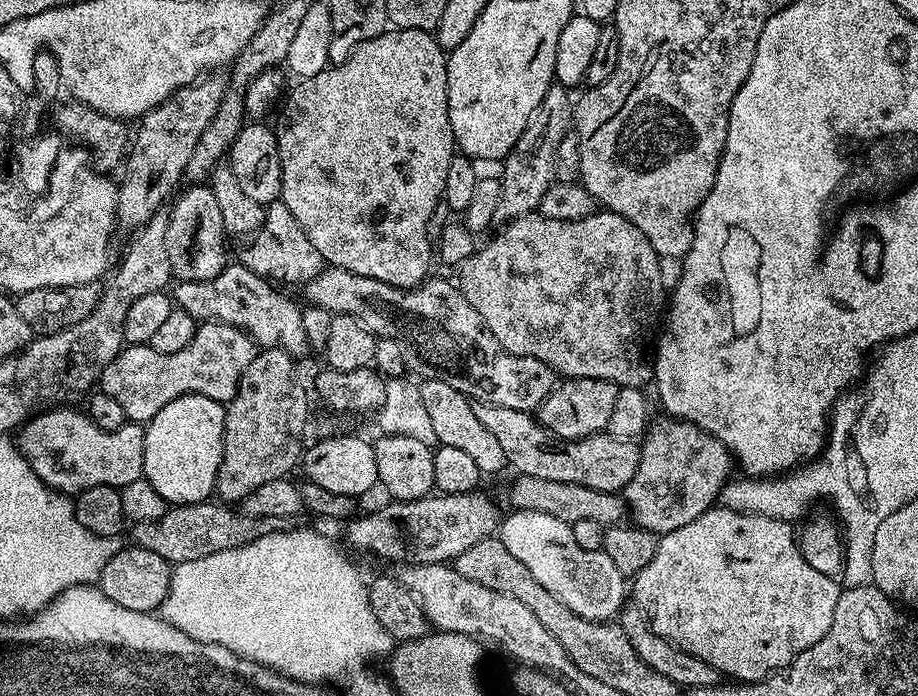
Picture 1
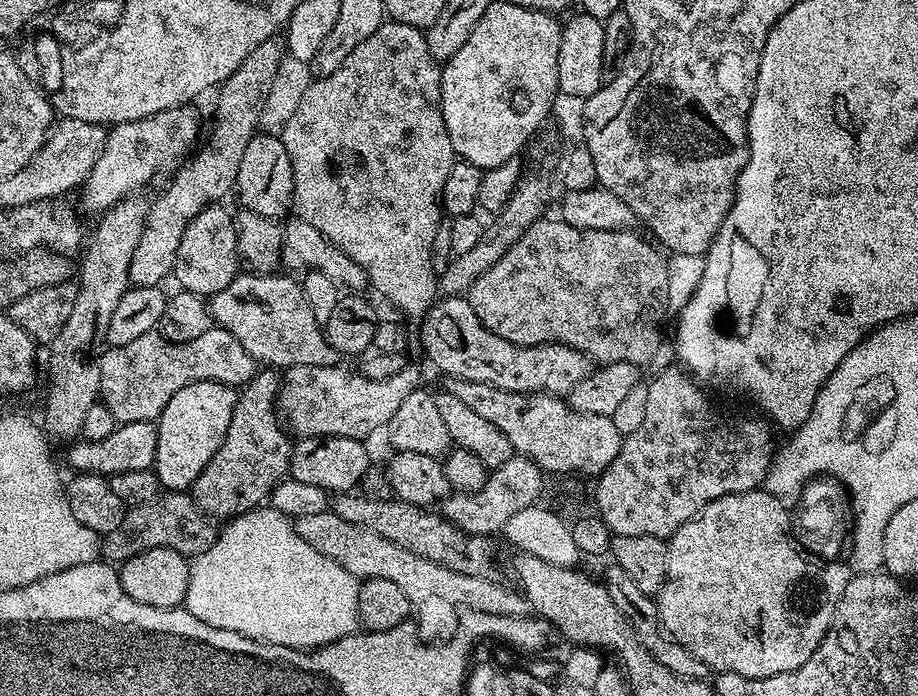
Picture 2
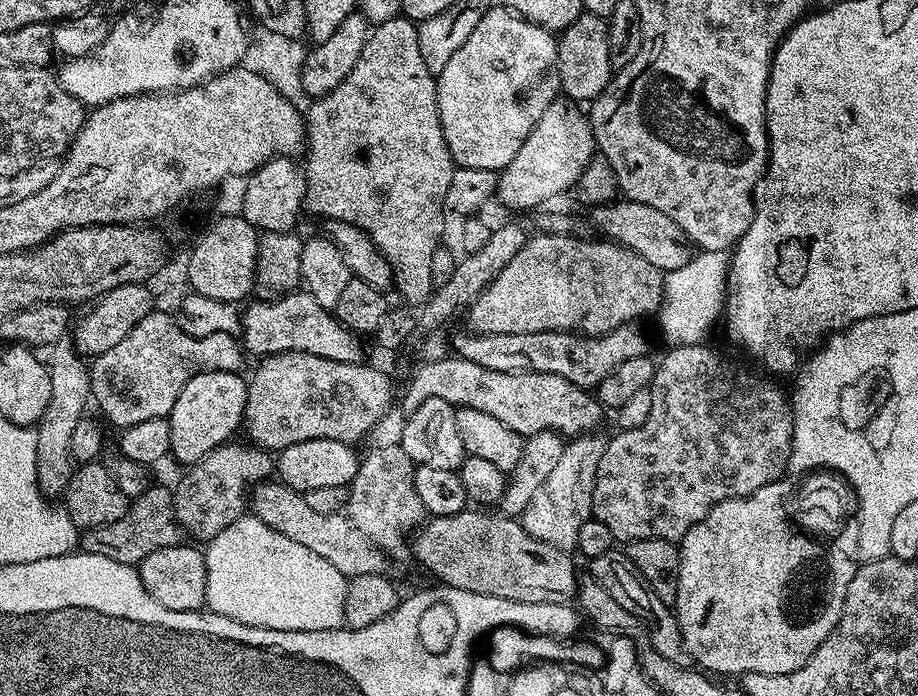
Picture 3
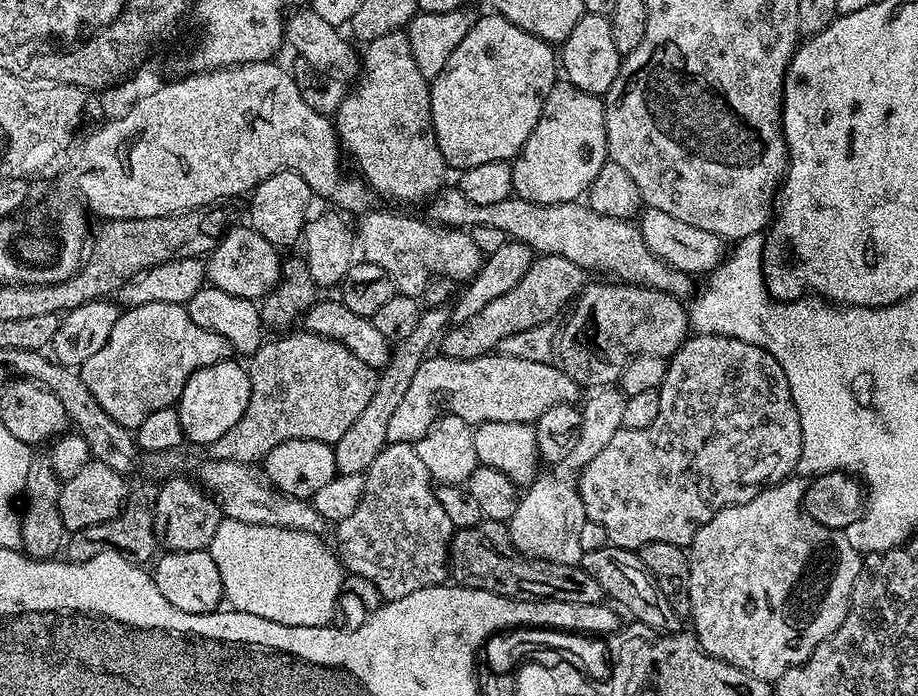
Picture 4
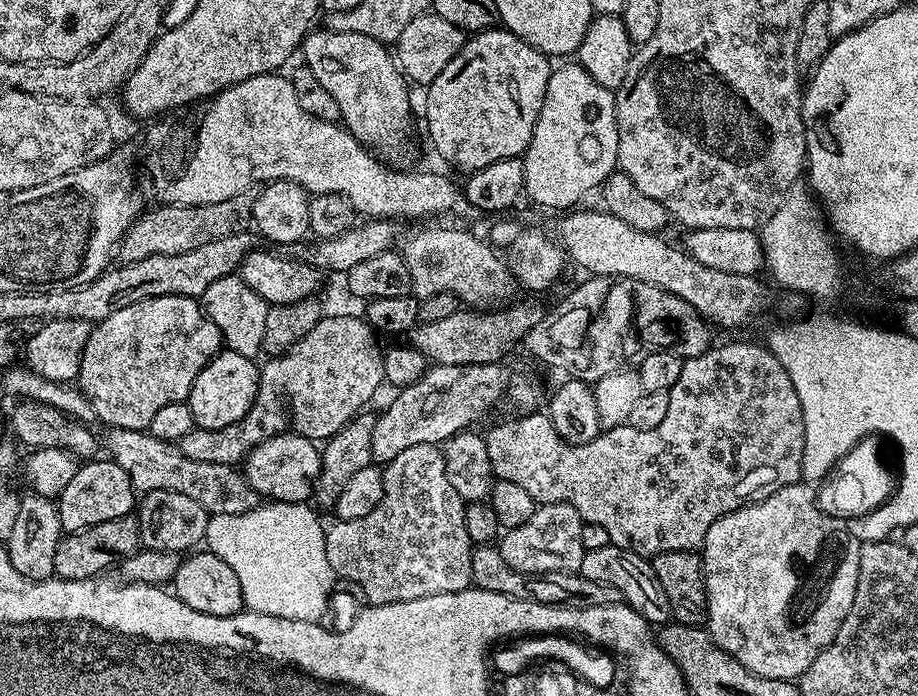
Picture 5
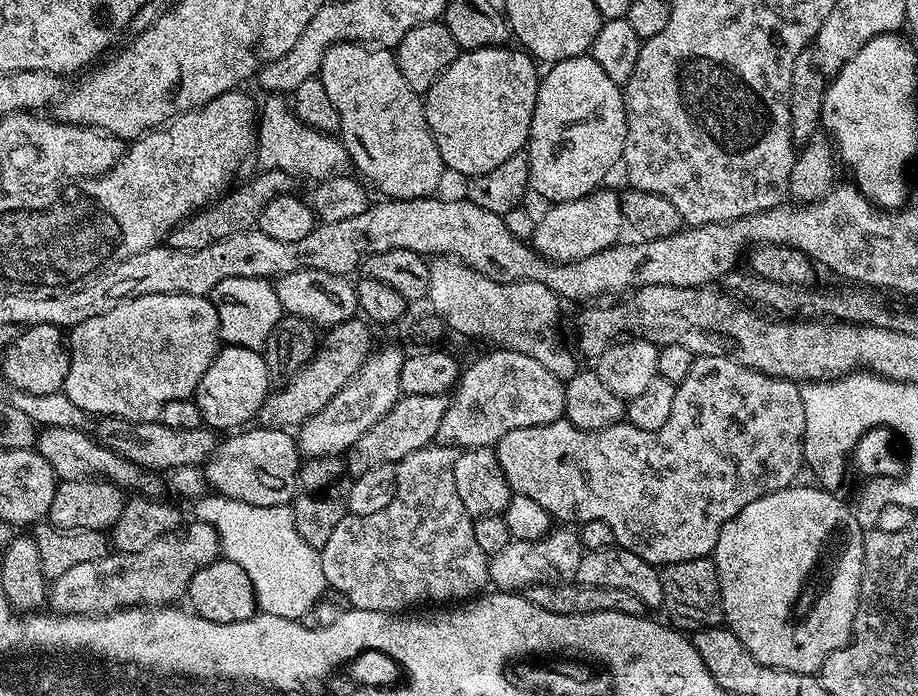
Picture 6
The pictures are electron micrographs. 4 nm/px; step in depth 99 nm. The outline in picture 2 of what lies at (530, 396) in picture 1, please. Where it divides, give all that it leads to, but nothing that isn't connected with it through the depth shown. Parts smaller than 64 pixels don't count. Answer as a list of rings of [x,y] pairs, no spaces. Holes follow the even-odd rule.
[[[444,296],[437,299],[428,313],[419,321],[420,344],[428,355],[428,360],[441,372],[452,380],[469,380],[470,382],[484,382],[495,388],[507,392],[547,392],[549,394],[567,394],[571,388],[578,386],[582,378],[591,374],[594,362],[565,344],[539,344],[538,346],[522,346],[519,348],[514,342],[506,342],[506,338],[498,338],[474,314],[470,302],[464,296]]]

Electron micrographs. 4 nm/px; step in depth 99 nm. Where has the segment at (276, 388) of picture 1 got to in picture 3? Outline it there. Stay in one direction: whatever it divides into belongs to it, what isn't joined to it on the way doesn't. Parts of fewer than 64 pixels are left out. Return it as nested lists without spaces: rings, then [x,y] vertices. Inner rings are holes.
[[[251,442],[236,443],[220,444],[196,464],[187,465],[188,473],[171,489],[176,521],[187,535],[189,532],[193,536],[193,541],[207,542],[222,534],[226,526],[245,515],[250,489],[273,475],[273,453]]]

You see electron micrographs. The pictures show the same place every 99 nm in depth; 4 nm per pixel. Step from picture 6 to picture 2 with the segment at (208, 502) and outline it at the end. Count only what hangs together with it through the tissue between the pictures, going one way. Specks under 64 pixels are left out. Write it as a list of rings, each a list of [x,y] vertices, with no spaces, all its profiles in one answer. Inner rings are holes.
[[[271,506],[254,508],[233,516],[223,525],[214,546],[190,564],[190,582],[183,607],[194,618],[222,630],[234,630],[262,642],[290,646],[301,650],[320,648],[343,636],[351,636],[361,627],[359,588],[361,581],[350,570],[342,570],[338,562],[318,554],[306,538],[296,532],[295,523]]]

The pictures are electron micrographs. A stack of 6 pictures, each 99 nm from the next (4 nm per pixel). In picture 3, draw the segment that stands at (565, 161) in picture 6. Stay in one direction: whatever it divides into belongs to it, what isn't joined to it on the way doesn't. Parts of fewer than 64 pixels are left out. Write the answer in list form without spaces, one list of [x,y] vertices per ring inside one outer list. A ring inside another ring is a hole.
[[[558,98],[546,106],[542,118],[530,130],[522,150],[510,158],[505,168],[500,169],[496,177],[495,199],[501,200],[508,208],[524,212],[535,204],[544,204],[564,191],[575,189],[582,170],[597,155],[596,139],[592,133],[592,121],[587,115],[579,112],[577,105],[567,98]]]

